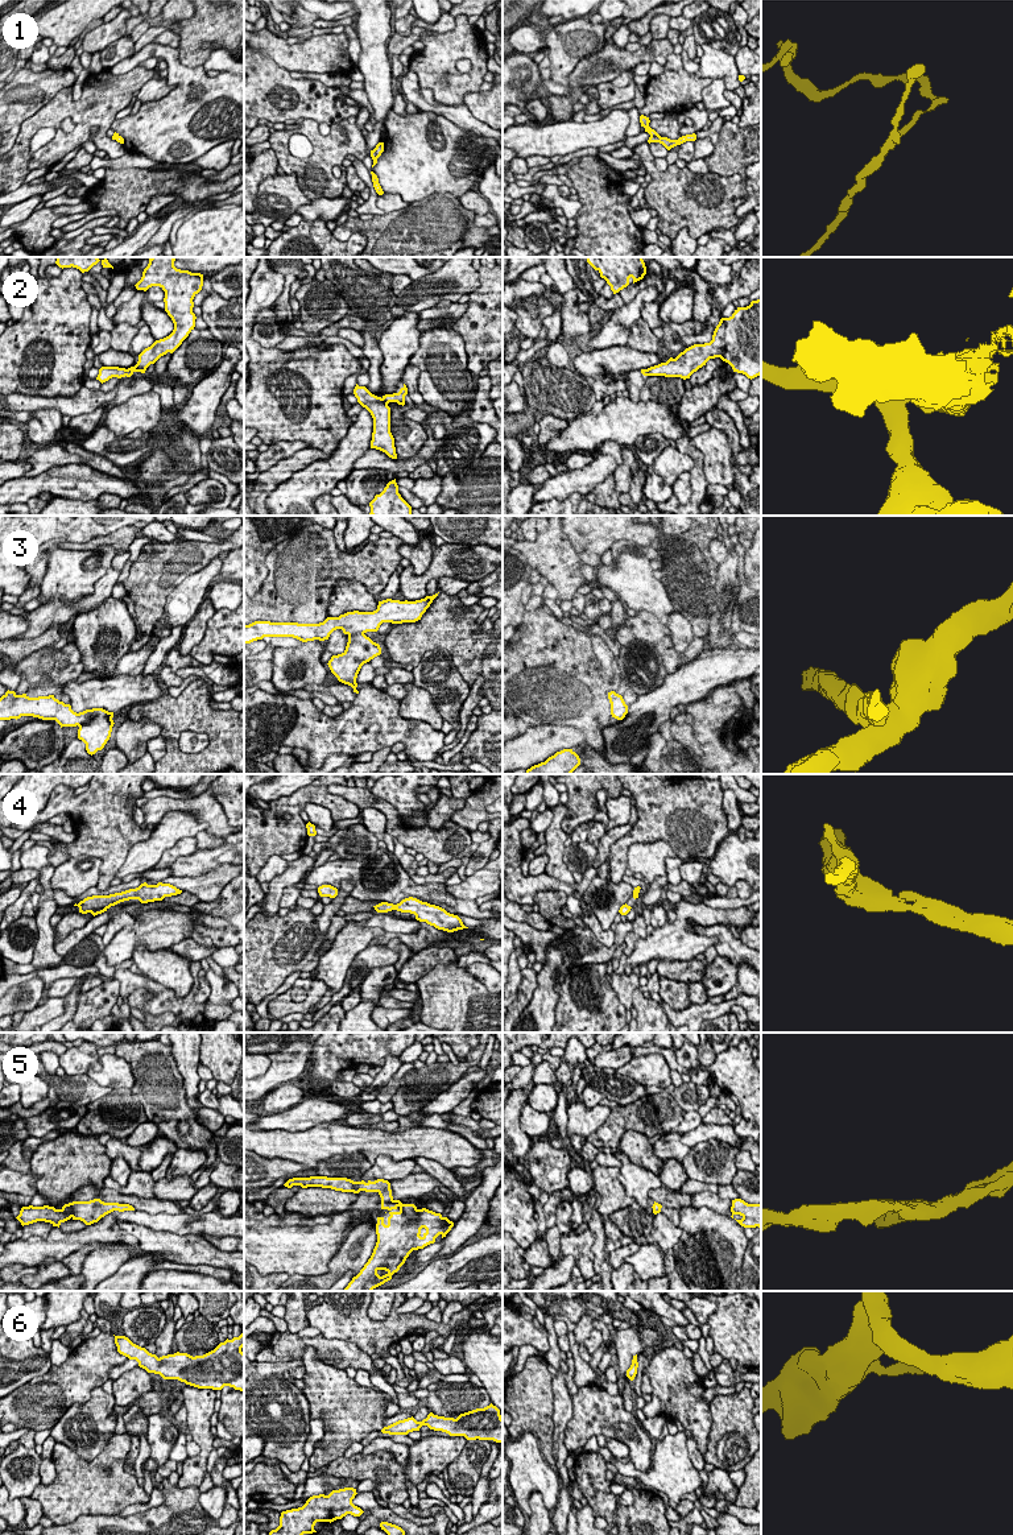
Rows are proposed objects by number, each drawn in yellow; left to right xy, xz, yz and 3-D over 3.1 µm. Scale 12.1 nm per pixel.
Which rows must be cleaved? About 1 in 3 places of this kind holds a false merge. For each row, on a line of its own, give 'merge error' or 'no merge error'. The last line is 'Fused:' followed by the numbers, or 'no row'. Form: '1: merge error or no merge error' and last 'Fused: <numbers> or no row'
1: merge error
2: merge error
3: no merge error
4: no merge error
5: no merge error
6: no merge error
Fused: 1, 2

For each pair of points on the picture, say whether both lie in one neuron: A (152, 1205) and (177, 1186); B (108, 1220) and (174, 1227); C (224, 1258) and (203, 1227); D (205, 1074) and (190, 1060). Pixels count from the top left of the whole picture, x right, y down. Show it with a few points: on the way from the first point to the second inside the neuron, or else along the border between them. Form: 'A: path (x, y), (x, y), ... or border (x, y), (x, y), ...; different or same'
A: border (154, 1196), (174, 1203); different
B: path (124, 1216), (158, 1221); same
C: border (170, 1232), (201, 1236); different
D: border (199, 1062), (198, 1076), (201, 1079); different

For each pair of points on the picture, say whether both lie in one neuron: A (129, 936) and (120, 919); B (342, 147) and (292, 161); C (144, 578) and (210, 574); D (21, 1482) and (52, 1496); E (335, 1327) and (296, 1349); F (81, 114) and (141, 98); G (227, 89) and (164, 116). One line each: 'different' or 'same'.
A: different
B: same
C: different
D: different
E: different
F: different
G: same

